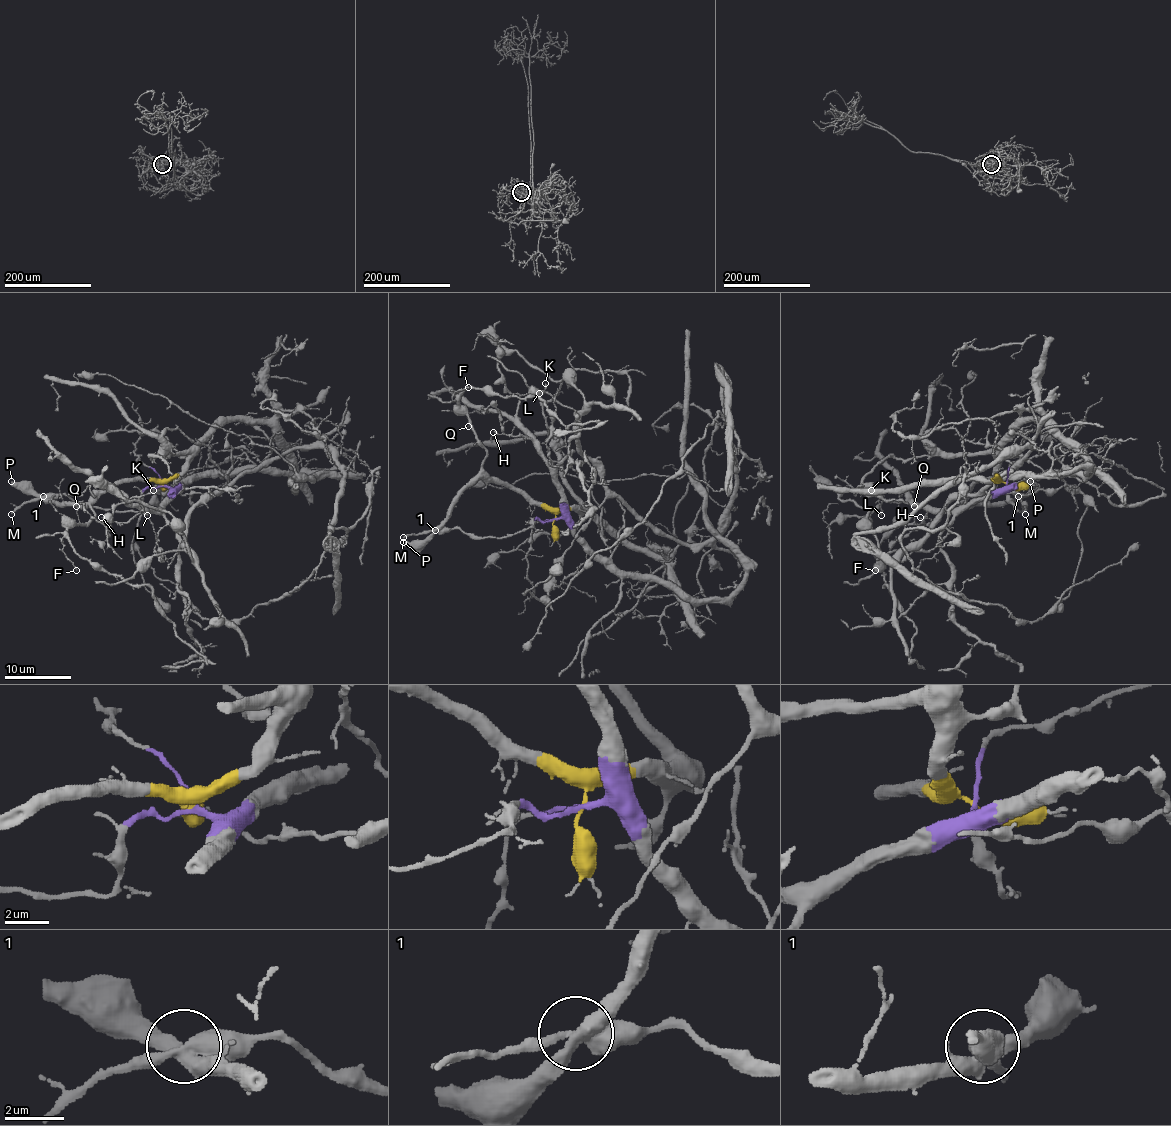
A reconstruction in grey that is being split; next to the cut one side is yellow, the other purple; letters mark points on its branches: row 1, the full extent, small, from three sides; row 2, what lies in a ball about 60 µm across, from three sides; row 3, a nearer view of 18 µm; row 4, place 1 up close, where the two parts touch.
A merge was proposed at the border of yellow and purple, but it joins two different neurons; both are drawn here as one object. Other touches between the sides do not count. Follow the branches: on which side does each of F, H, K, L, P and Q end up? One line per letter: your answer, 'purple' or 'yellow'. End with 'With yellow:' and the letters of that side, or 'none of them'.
F: yellow
H: purple
K: purple
L: purple
P: yellow
Q: yellow
With yellow: F, P, Q

